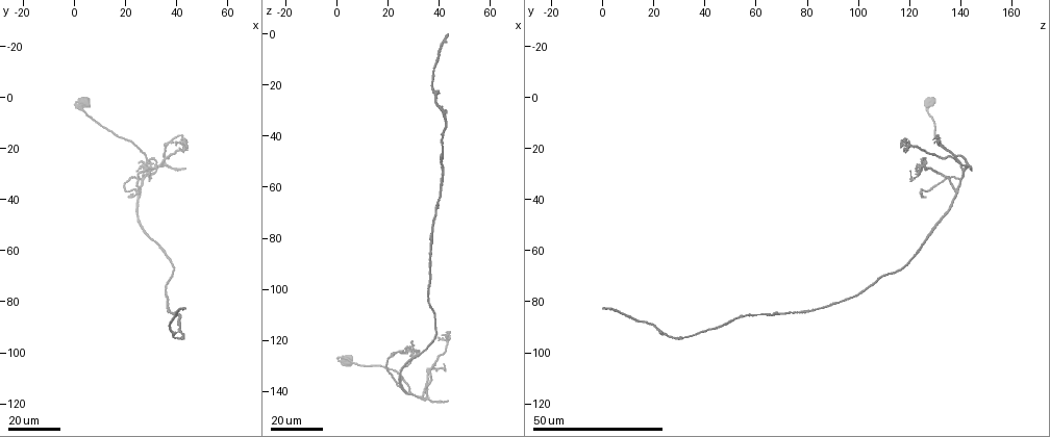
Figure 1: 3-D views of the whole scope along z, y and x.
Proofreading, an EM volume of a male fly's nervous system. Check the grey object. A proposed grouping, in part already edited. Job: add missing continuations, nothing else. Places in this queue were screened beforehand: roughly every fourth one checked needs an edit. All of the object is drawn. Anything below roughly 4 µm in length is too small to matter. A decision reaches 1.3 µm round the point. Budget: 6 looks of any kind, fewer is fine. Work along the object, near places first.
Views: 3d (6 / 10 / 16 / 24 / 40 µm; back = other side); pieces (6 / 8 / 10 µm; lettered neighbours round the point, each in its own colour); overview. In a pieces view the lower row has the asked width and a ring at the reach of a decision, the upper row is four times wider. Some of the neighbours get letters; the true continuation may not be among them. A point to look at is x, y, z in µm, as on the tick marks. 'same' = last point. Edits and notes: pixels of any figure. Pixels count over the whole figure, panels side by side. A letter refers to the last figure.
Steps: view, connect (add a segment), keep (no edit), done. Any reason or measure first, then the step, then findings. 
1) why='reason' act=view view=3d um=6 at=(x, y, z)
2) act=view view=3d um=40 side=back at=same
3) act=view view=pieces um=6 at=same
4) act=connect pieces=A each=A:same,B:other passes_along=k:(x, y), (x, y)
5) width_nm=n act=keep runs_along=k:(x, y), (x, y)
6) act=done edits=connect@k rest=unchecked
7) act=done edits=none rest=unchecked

why='free end' act=view view=3d um=16 at=(27, 31, 123)

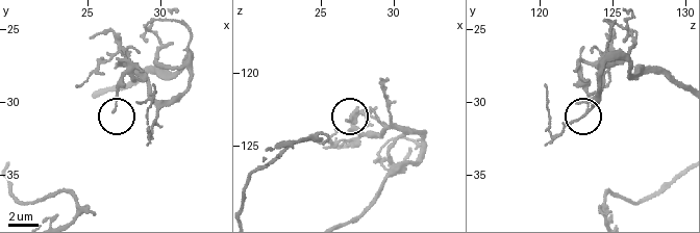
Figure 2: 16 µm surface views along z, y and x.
why='see the neighbours' act=view view=pieces um=6 at=(26.8, 30.6, 123.4)

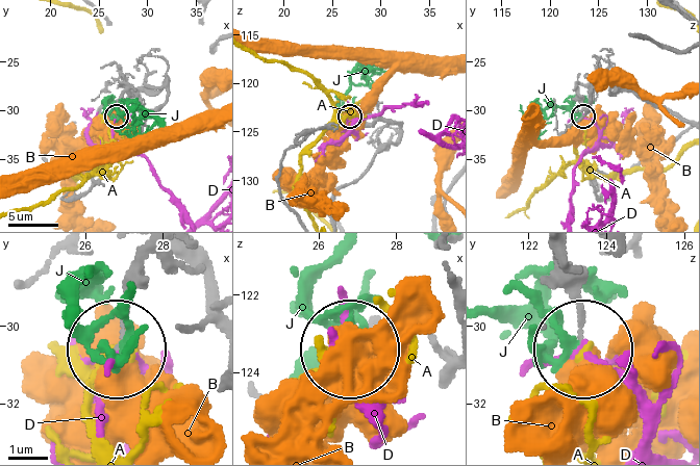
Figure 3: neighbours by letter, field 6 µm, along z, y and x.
act=keep each=A:other,B:other,D:other,J:other runs_along=3:(146, 250), (119, 345) found='none of them fits'

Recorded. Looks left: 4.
why='free end' act=view view=3d um=16 at=(42, 18, 131)

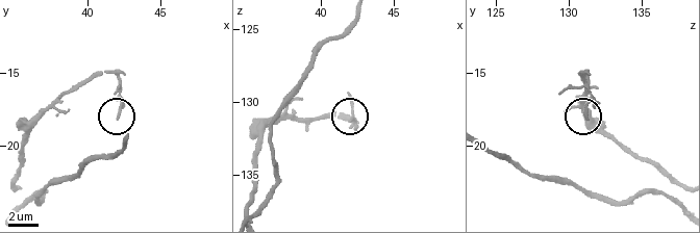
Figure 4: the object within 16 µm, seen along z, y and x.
why='what lies round it' act=view view=pieces um=8 at=(42.2, 18.2, 131.2)

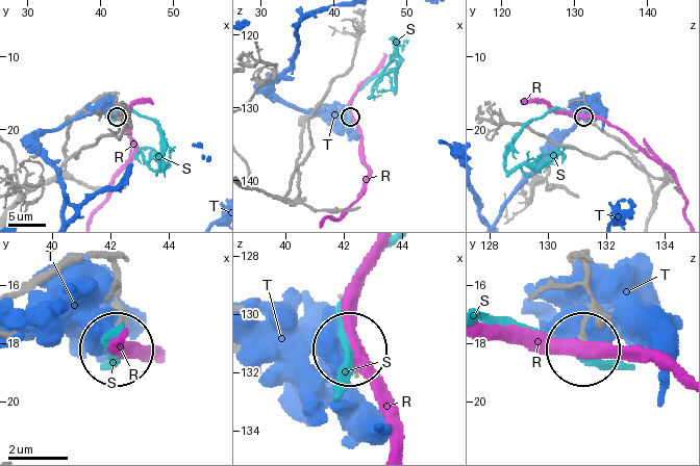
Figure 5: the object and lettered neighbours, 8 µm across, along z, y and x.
act=keep each=R:other,S:other,T:other found='no lettered segment goes on from it'

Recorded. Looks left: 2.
why='an open end' act=view view=3d um=24 at=(44, 28, 144)

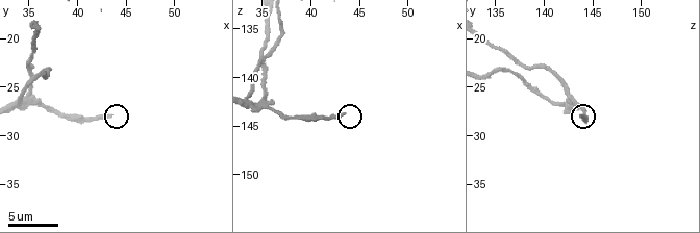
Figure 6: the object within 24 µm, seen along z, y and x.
why='what lies round it' act=view view=pieces um=10 at=(43.2, 28.0, 143.6)

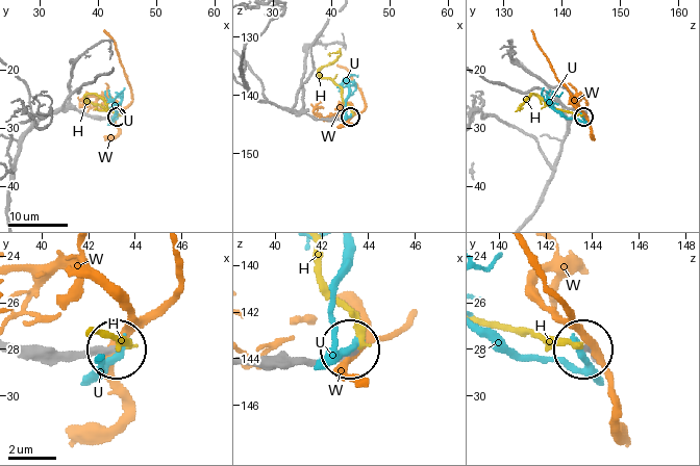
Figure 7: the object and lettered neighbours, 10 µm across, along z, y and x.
act=connect pieces=H each=H:same,U:other,W:other passes_along=7:(294, 361), (357, 347), (321, 254) found='the neuron continues'

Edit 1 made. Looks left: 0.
act=done edits=connect@7 rest=unchecked

